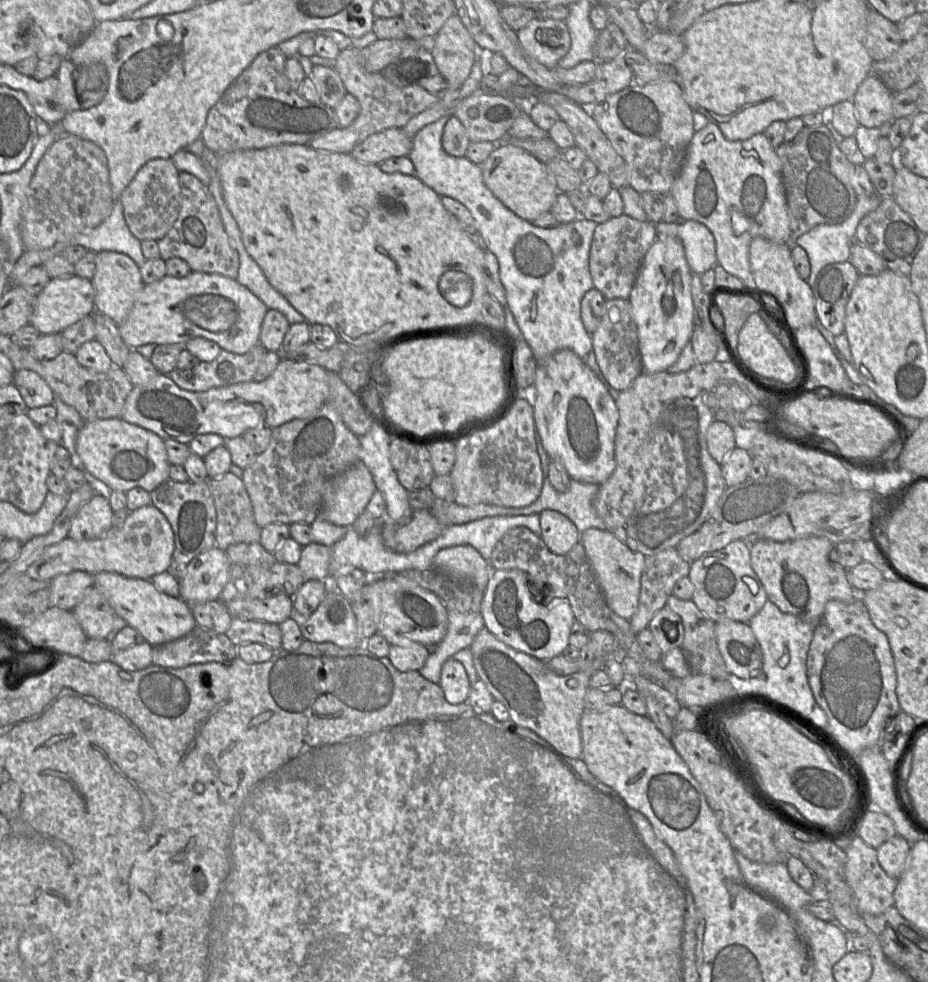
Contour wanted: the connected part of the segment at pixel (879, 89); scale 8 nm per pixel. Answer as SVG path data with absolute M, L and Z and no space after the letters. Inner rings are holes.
M868 75L852 98L859 125L878 128L893 121L893 92L875 75Z

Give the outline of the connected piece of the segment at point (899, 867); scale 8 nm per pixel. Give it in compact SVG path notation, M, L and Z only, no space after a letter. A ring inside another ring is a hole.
M895 835L877 849L877 859L892 878L899 879L907 867L911 845L903 837Z

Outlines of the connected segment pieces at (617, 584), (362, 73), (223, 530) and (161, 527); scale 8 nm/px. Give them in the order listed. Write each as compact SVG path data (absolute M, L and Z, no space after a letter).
M589 528L581 533L583 544L608 606L619 616L630 620L637 611L641 577L646 556L632 551L608 530Z
M355 46L342 50L336 58L335 69L339 73L347 93L357 98L360 112L346 128L336 128L310 141L308 145L317 150L350 153L370 135L388 128L403 128L414 116L432 107L439 101L436 94L423 87L410 85L399 87L389 82L380 72L369 72L363 65L361 49Z
M227 472L208 482L217 513L216 546L226 551L228 546L236 543L259 543L262 528L255 521L253 506L242 479Z
M150 503L130 512L121 527L112 527L99 538L84 541L66 538L50 545L28 567L26 574L38 581L51 581L60 574L81 570L91 574L113 572L129 578L151 580L154 575L169 569L174 548L174 533L169 521L159 509Z

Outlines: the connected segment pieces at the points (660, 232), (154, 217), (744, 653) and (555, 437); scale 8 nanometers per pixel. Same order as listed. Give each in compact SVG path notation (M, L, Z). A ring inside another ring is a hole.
M688 220L682 223L656 223L657 237L678 238L684 247L690 270L696 274L714 269L717 265L715 239L711 231L702 223Z
M155 158L146 162L123 190L119 201L123 206L125 222L140 241L160 240L177 220L181 207L179 171L171 159Z
M733 620L719 621L715 623L715 636L719 652L731 675L743 680L750 677L766 679L762 670L761 648L749 624Z
M569 349L551 354L535 371L534 423L550 460L559 461L572 480L600 485L616 467L615 436L619 412L605 386L584 359Z

